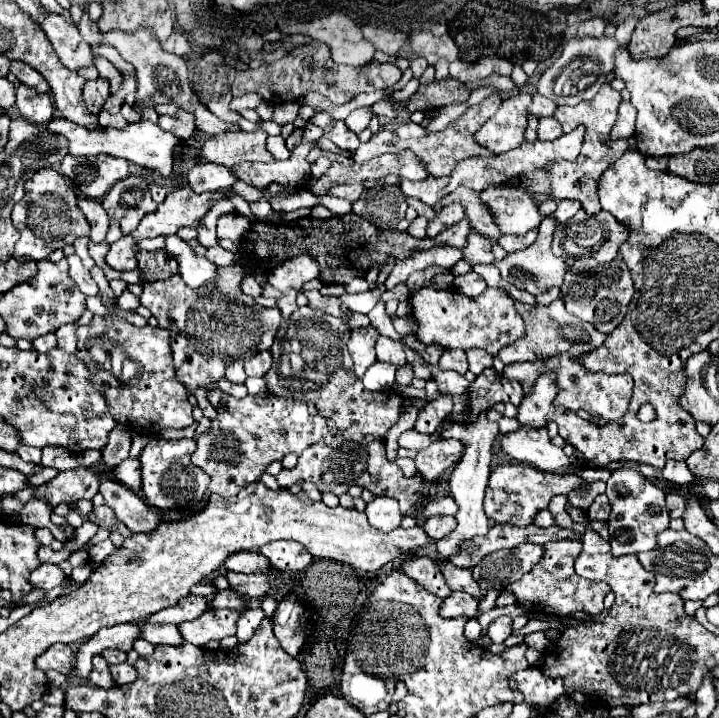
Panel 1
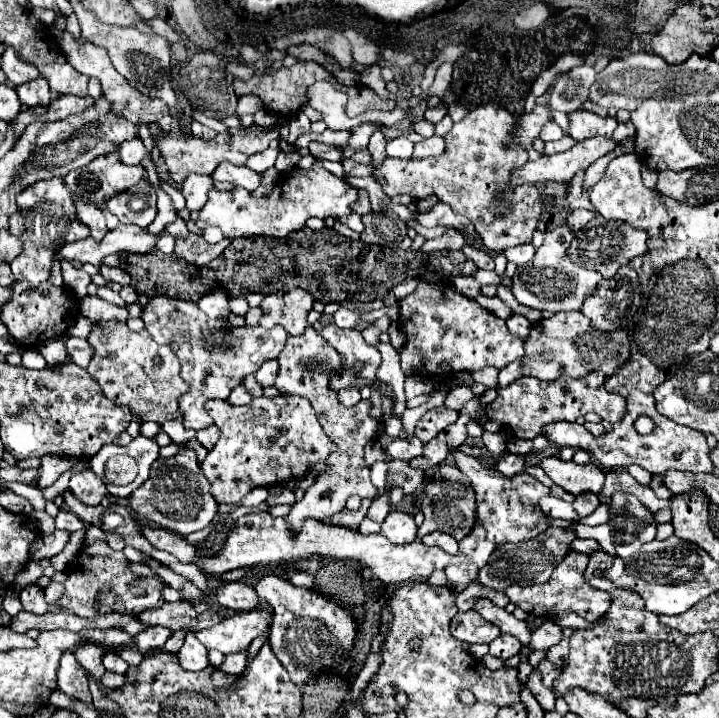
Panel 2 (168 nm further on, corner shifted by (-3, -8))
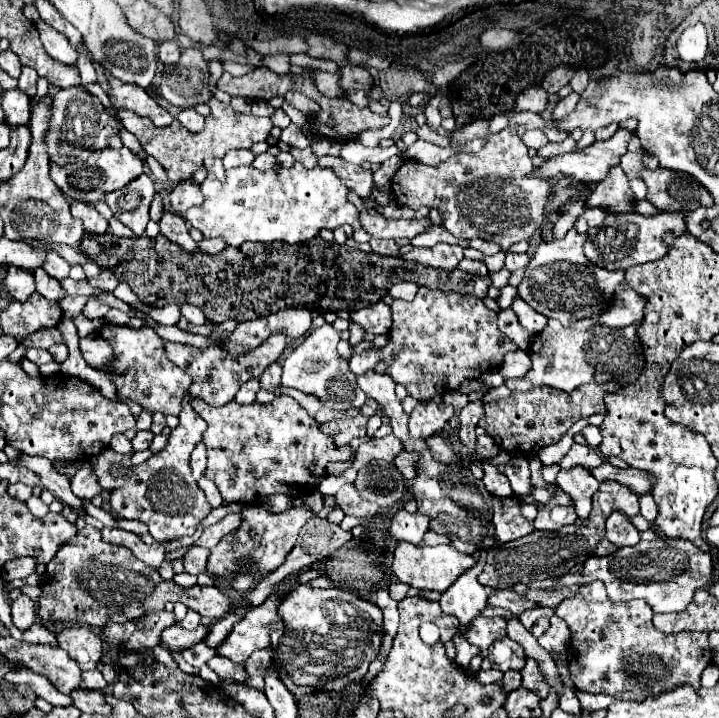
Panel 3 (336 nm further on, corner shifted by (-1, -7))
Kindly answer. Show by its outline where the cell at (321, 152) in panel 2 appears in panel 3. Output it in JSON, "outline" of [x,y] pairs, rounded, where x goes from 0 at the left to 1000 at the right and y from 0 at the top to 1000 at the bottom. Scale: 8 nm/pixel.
{"outline":[[[406,205],[406,208],[403,208],[403,216],[406,216],[414,227],[420,227],[423,233],[428,233],[428,235],[434,235],[434,233],[442,230],[442,219],[434,213],[431,205],[426,205],[426,208],[412,208],[412,205]]]}

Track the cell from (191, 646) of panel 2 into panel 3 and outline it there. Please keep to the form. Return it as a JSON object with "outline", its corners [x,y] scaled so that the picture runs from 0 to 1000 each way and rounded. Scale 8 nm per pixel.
{"outline":[[[298,912],[298,915],[289,921],[289,929],[292,929],[306,946],[328,946],[331,951],[339,951],[342,943],[345,943],[337,926],[328,926],[328,923],[323,923],[317,915],[309,915],[309,912]]]}

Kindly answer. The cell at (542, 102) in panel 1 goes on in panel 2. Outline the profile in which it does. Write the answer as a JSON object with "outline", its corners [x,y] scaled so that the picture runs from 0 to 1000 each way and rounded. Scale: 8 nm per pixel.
{"outline":[[[773,170],[759,173],[759,178],[754,178],[754,184],[751,184],[751,195],[757,195],[757,198],[779,195],[779,192],[782,192],[782,178]]]}

